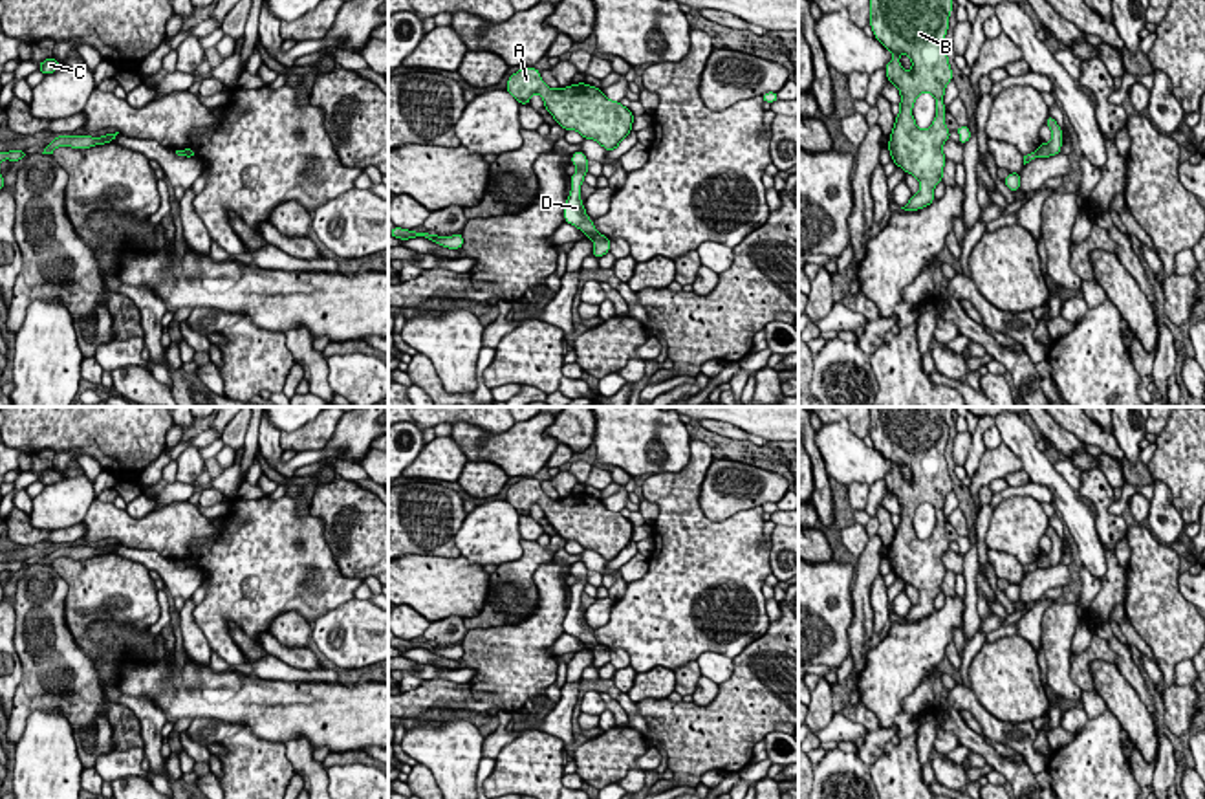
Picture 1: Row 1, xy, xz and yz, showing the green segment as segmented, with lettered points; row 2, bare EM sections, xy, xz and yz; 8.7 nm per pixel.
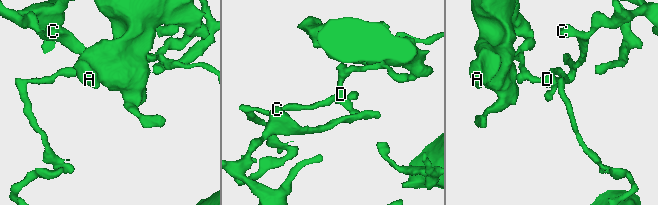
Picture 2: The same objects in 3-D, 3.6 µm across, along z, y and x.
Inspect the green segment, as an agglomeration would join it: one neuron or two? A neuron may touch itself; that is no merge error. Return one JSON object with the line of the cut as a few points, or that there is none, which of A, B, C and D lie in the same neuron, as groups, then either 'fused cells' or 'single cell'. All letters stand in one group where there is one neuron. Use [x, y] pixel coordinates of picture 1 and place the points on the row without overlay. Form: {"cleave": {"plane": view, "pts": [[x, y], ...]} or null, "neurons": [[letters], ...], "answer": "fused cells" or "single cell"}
{"cleave": {"plane": "xz", "pts": [[597, 644], [592, 649]]}, "neurons": [["A", "B", "C"], ["D"]], "answer": "fused cells"}

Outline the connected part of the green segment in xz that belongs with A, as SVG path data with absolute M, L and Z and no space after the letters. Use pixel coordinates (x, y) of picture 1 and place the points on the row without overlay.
M531 476L513 484L505 500L520 515L529 515L531 506L538 504L559 537L577 541L584 550L597 552L604 561L615 561L632 542L634 524L586 493L553 500Z

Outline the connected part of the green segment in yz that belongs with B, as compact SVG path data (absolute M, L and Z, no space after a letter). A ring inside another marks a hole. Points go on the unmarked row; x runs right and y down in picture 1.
M870 407L870 410L874 447L894 464L885 476L886 489L901 506L888 563L896 577L919 592L919 603L901 619L919 621L936 610L934 599L941 594L947 574L943 553L950 550L950 542L945 535L943 506L952 491L952 480L945 445L952 407ZM919 504L932 504L936 509L936 528L925 541L912 526Z

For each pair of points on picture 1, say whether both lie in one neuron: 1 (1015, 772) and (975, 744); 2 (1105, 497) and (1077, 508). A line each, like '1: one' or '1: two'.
1: one
2: two

